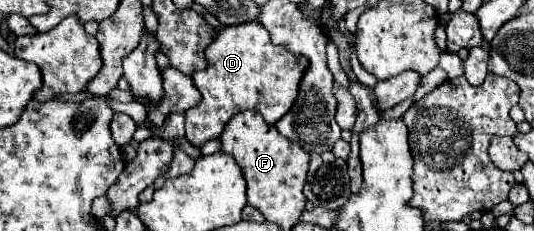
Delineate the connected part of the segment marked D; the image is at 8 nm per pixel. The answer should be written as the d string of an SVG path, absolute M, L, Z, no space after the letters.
M261 23L223 27L205 49L205 59L207 67L191 75L203 99L197 107L185 111L185 137L195 147L221 137L227 121L245 109L259 111L269 125L279 121L291 109L297 97L301 73L307 65L305 57L297 57L285 49L277 49L277 45L271 45L269 33Z

